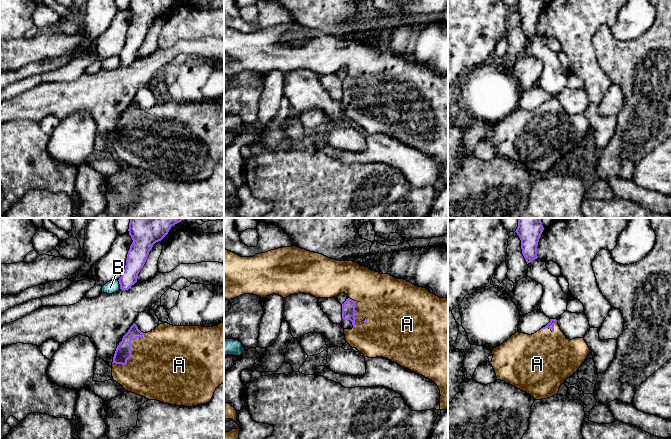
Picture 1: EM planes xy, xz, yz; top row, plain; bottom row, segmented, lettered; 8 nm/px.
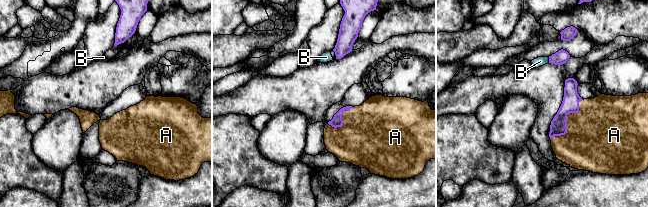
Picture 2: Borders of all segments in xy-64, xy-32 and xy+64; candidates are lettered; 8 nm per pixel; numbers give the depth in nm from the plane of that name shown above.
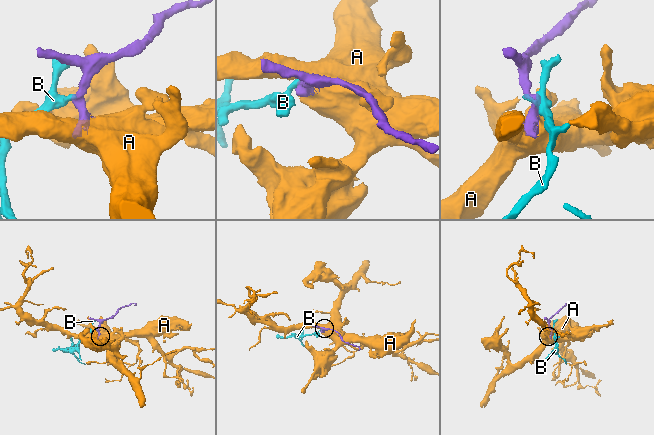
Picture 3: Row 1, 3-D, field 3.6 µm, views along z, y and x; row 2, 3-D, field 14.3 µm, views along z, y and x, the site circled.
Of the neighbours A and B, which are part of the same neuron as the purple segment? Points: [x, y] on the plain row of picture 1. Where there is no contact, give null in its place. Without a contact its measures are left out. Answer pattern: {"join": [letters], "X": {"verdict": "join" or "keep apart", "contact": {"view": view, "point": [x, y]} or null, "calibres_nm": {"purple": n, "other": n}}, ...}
{"join": ["A"], "A": {"verdict": "join", "contact": {"view": "xy", "point": [130, 127]}, "calibres_nm": {"purple": 130, "other": 480}}, "B": {"verdict": "keep apart", "contact": {"view": "xy", "point": [119, 59]}, "calibres_nm": {"purple": 160, "other": 100}}}

